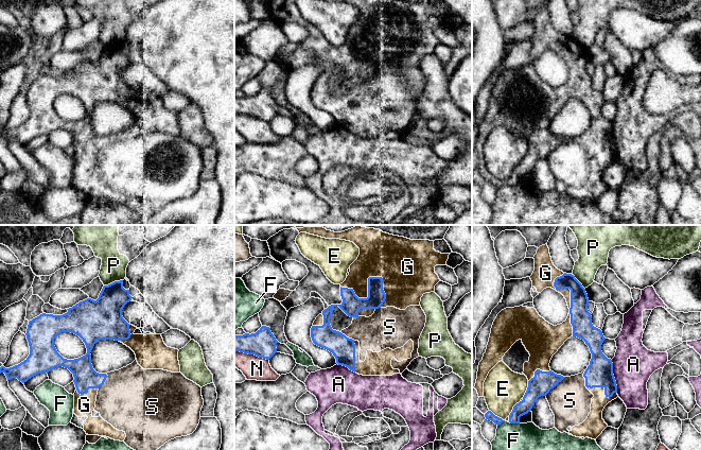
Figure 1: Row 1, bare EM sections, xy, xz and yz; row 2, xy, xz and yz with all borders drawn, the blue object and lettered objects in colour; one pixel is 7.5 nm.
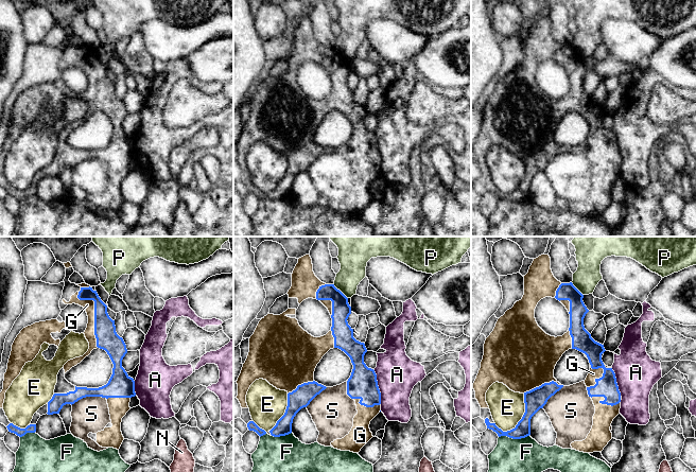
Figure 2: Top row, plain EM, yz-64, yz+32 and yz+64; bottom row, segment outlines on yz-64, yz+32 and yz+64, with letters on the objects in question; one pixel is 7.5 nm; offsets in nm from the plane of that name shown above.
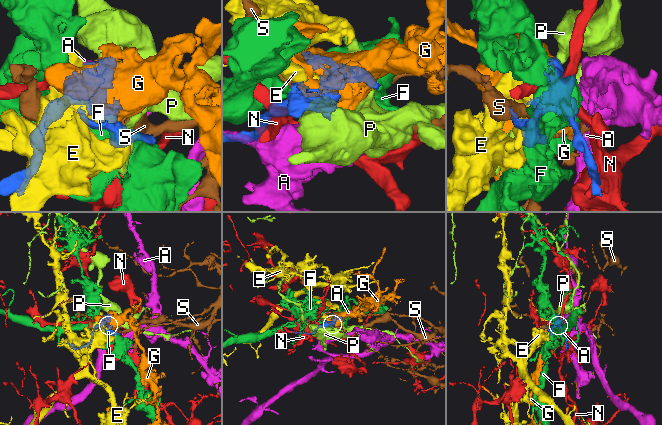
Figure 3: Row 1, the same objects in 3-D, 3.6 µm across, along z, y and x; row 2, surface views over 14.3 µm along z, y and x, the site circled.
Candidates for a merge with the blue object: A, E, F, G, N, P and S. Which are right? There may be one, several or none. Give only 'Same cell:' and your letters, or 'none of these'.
Same cell: G

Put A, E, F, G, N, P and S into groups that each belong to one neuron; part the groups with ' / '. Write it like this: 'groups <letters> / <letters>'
groups A / E / F / G / N / P / S

